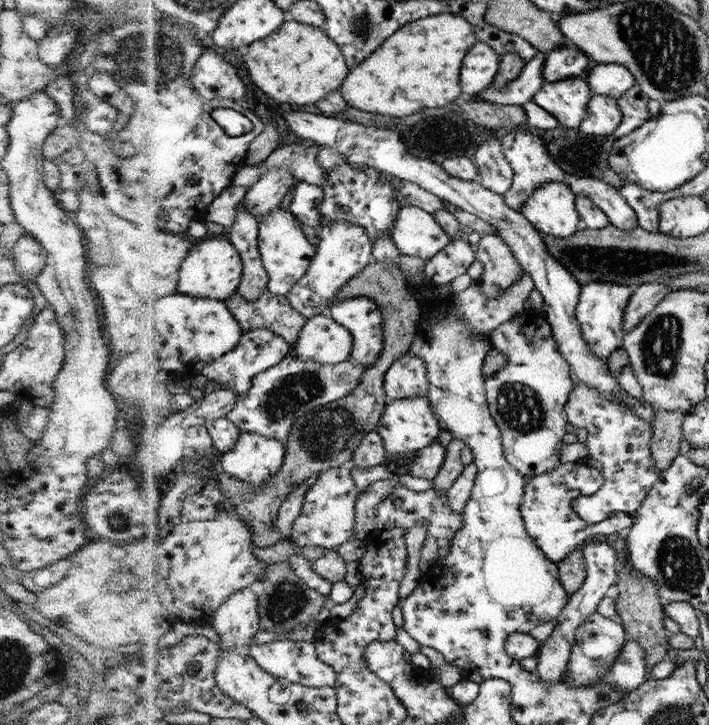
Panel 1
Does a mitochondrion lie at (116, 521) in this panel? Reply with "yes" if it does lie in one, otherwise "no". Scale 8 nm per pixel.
yes

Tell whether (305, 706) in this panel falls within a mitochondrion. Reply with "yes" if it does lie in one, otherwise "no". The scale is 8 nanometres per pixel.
yes

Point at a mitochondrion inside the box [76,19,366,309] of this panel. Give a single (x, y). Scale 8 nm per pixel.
(159, 57)

